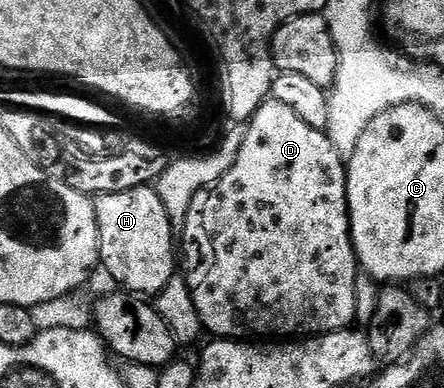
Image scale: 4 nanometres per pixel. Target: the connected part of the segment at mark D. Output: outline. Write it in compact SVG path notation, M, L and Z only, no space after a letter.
M265 99L253 117L246 122L242 147L238 147L234 167L230 167L230 171L226 171L226 175L222 175L220 180L211 186L207 197L204 206L201 209L199 206L183 226L185 245L184 255L182 251L182 269L185 269L183 272L186 274L188 289L192 292L192 302L200 321L209 334L213 333L213 338L307 339L346 329L353 324L352 320L356 317L358 262L352 247L352 228L348 222L348 170L342 154L333 147L325 130L310 127L310 123L302 123L302 119L298 119L298 115L294 115L294 111L286 103Z

